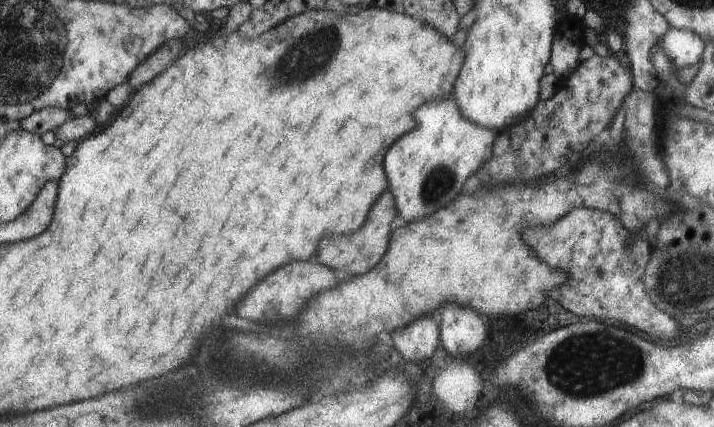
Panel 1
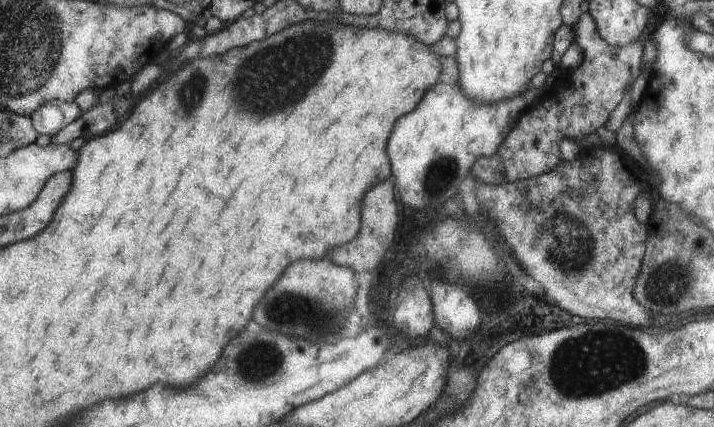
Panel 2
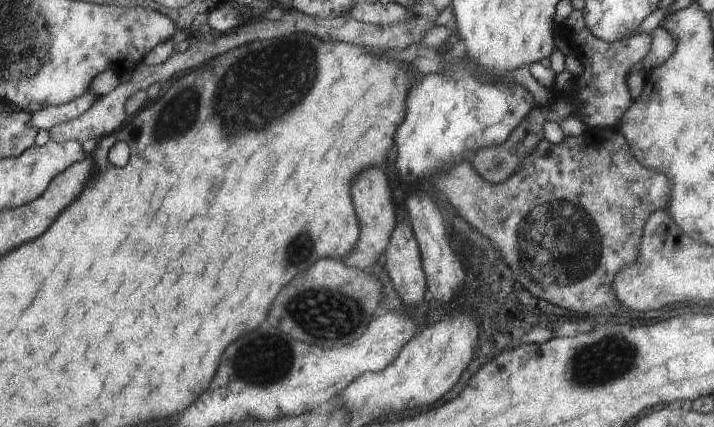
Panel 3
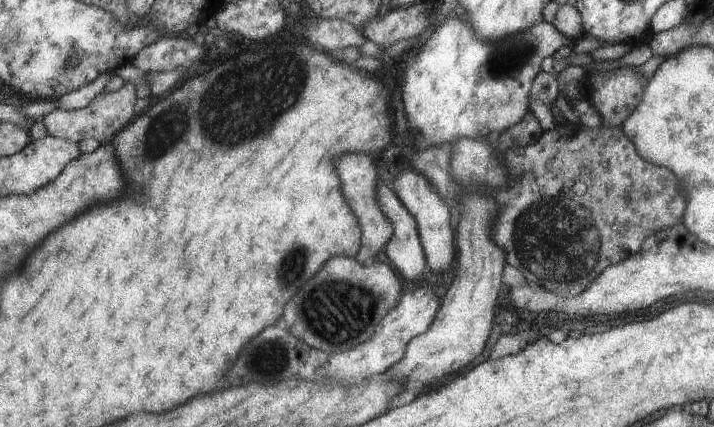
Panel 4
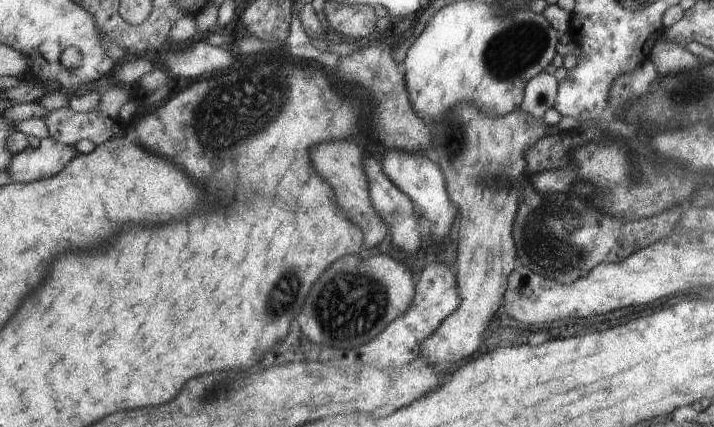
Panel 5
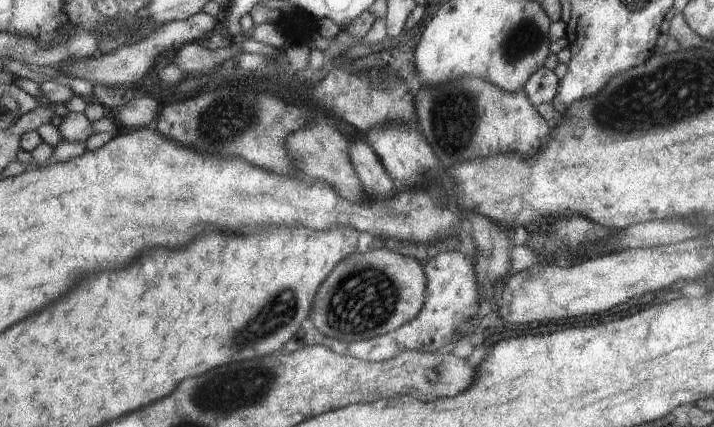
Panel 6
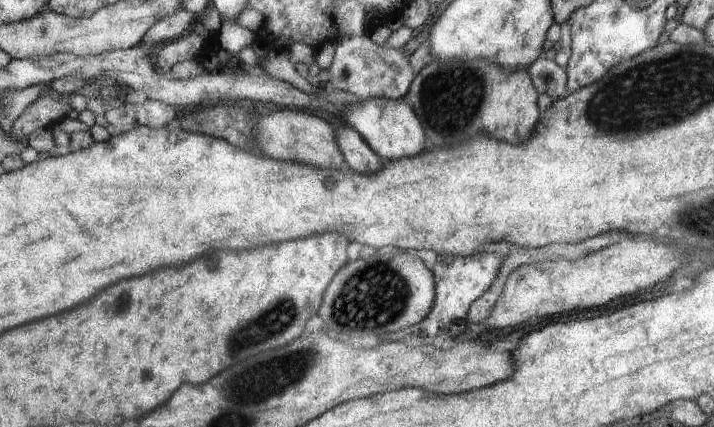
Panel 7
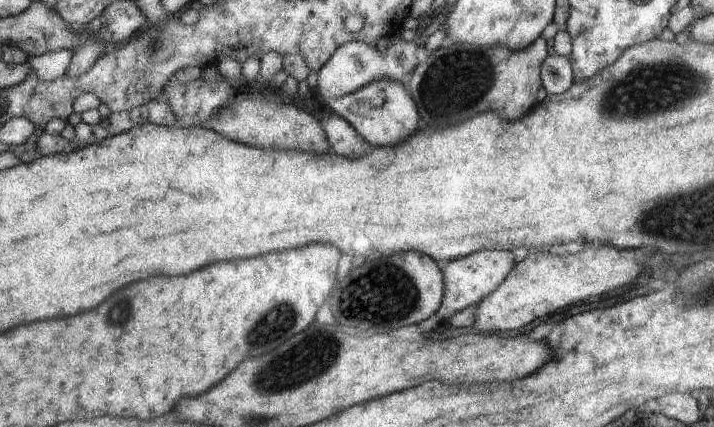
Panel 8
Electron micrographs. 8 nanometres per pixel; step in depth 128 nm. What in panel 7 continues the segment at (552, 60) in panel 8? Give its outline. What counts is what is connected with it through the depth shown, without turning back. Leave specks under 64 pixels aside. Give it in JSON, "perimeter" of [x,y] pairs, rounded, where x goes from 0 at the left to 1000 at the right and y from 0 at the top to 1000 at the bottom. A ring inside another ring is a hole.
{"perimeter":[[[752,136],[745,145],[738,162],[738,173],[742,173],[744,197],[754,213],[754,220],[763,220],[769,230],[780,230],[791,220],[791,192],[794,173],[791,159],[786,159],[773,141]]]}

